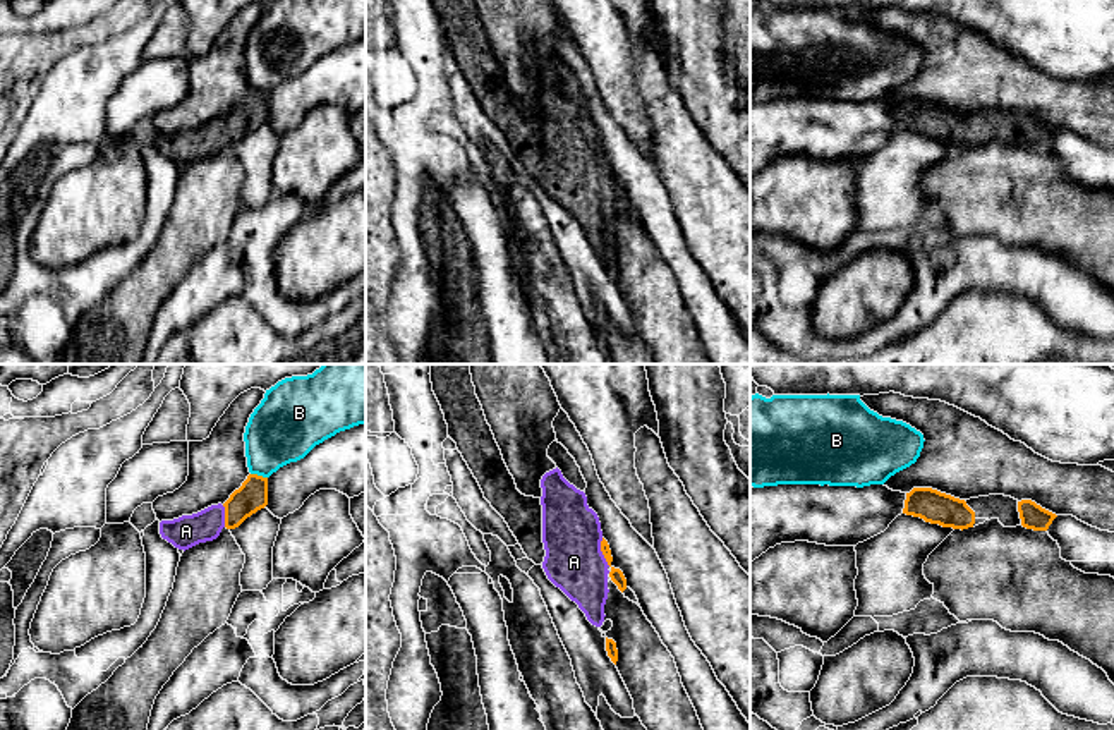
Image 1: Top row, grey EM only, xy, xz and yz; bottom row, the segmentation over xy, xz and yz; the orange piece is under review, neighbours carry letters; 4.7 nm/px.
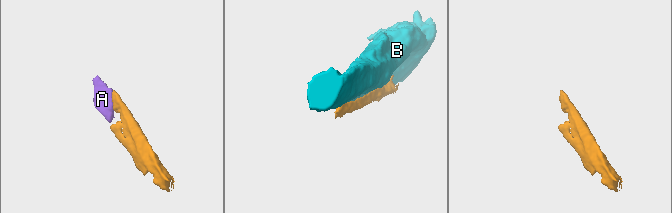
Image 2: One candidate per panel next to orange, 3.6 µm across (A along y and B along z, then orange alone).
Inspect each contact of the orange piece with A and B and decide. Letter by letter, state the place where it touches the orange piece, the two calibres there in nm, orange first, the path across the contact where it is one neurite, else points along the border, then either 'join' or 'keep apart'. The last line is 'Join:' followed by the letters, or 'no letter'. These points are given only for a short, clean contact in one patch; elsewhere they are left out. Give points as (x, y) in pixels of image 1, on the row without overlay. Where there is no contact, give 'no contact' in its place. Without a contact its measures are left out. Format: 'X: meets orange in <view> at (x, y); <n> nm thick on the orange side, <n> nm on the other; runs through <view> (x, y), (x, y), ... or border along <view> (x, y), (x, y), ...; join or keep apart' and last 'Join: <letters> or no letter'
A: meets orange in xz at (601, 165); 70 nm thick on the orange side, 280 nm on the other; runs through xz (617, 191), (601, 165), (581, 170), (574, 177); join
B: meets orange in xy at (260, 91); 140 nm thick on the orange side, 320 nm on the other; keep apart
Join: A

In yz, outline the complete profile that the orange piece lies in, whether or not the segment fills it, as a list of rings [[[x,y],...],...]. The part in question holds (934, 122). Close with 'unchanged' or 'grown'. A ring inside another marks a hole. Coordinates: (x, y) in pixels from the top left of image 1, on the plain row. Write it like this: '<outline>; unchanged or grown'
[[[913,103],[906,108],[903,129],[961,146],[975,139],[975,127],[965,115],[932,103]]]; unchanged

